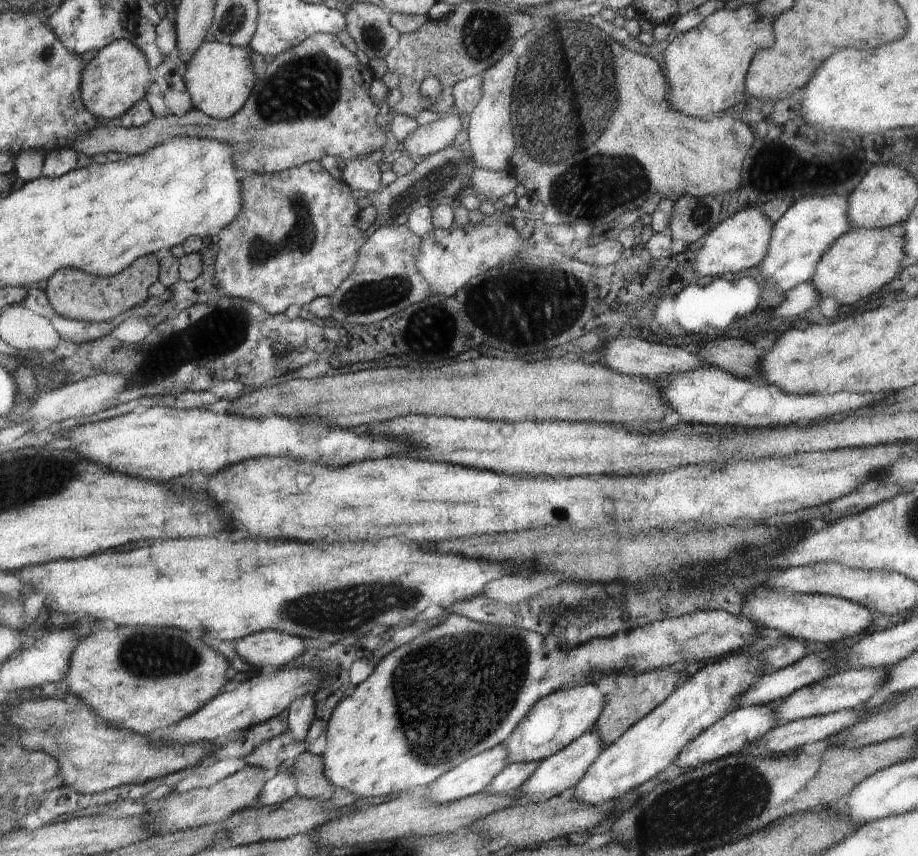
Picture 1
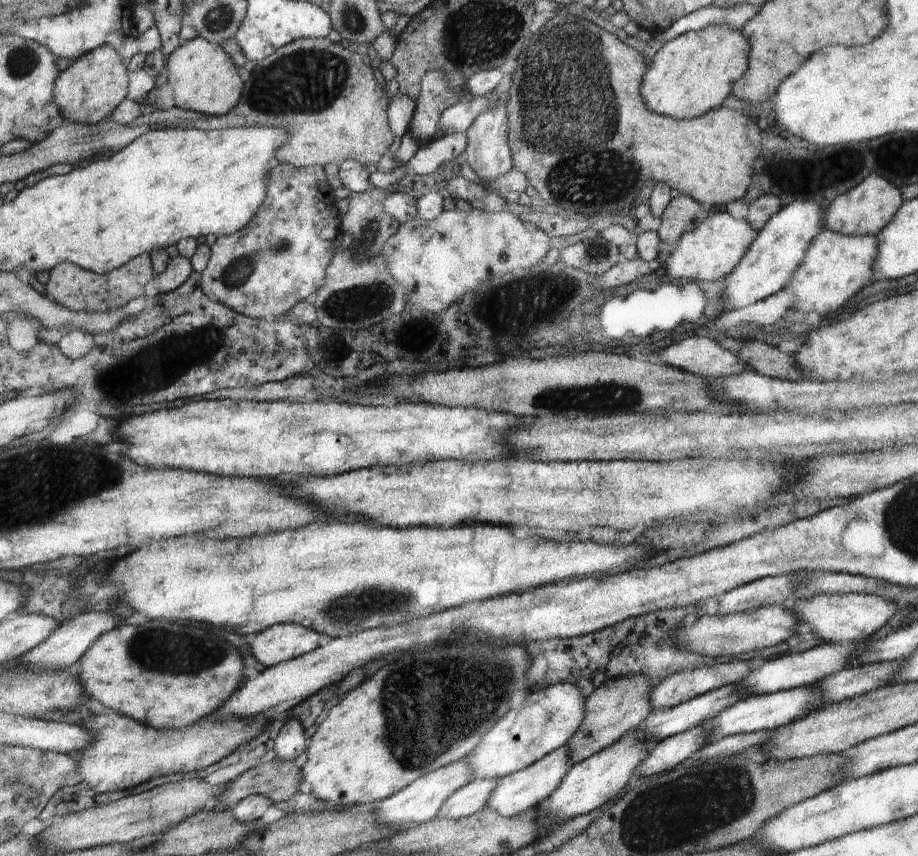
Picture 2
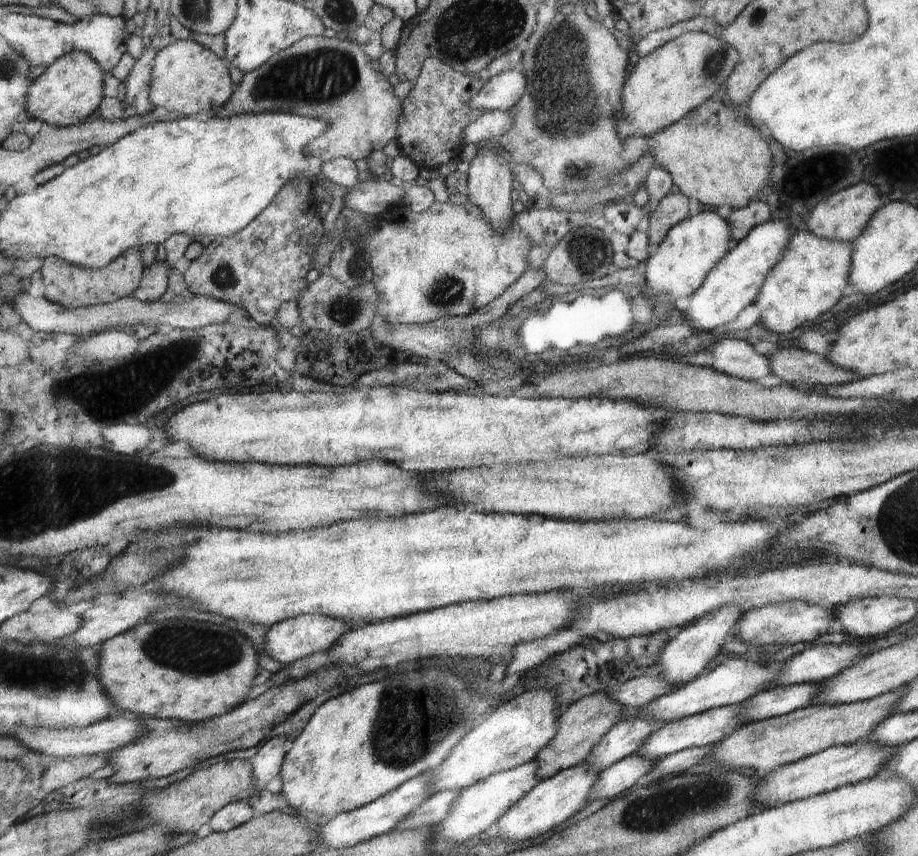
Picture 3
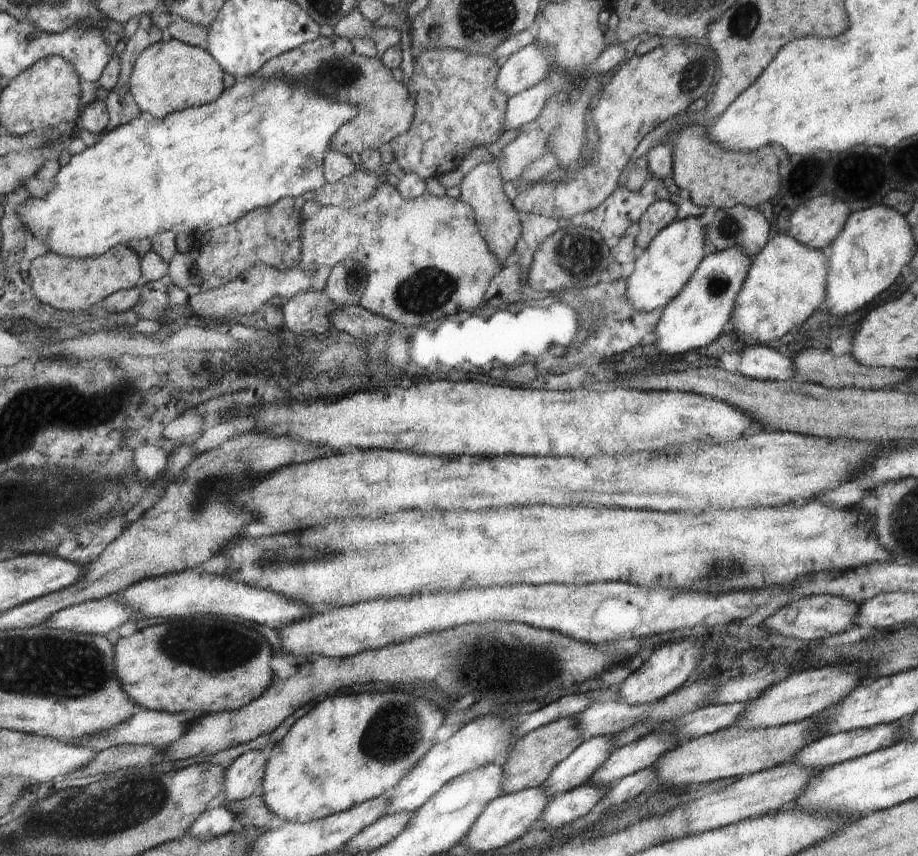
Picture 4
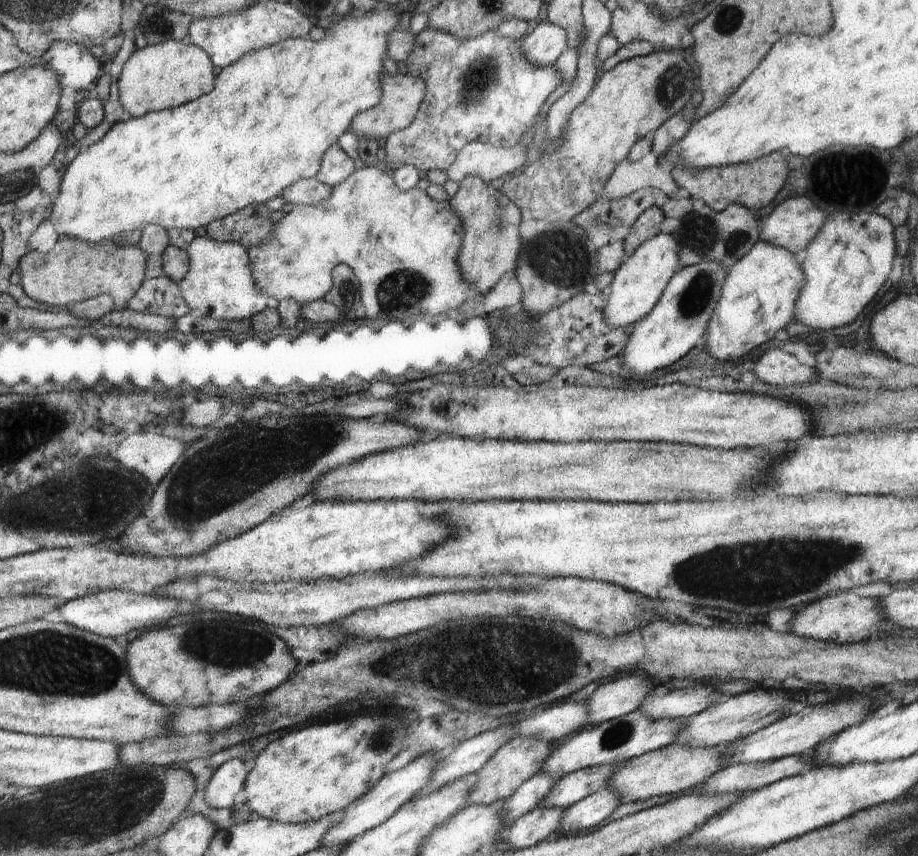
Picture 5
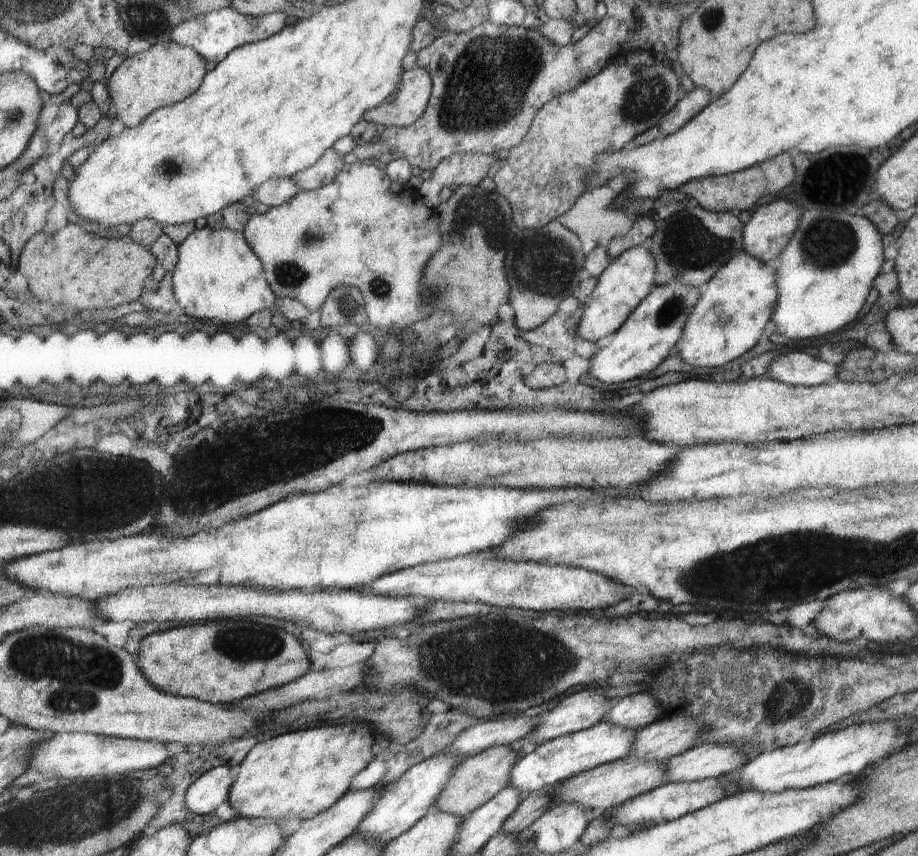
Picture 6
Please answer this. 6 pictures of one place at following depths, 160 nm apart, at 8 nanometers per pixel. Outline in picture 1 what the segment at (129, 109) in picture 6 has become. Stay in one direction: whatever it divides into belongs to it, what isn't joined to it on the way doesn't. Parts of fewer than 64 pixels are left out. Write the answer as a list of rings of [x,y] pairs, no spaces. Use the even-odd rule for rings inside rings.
[[[218,41],[205,42],[189,60],[184,76],[185,87],[191,96],[194,108],[209,117],[227,119],[242,110],[255,87],[255,72],[248,47],[233,47]]]

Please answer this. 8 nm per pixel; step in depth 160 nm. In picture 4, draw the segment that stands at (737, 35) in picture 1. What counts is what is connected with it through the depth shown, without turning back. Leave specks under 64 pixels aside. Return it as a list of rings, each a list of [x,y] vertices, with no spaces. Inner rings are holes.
[[[663,41],[655,49],[645,55],[640,54],[628,59],[613,71],[610,82],[603,86],[601,97],[597,104],[593,104],[590,123],[594,123],[600,136],[599,144],[594,150],[592,161],[581,170],[567,174],[567,178],[559,182],[544,182],[530,184],[530,188],[522,194],[518,194],[513,200],[515,207],[520,212],[536,213],[547,217],[568,220],[574,215],[582,215],[604,202],[619,186],[620,180],[624,178],[626,164],[636,150],[638,143],[659,124],[682,113],[686,106],[704,97],[704,92],[717,82],[716,70],[718,70],[717,52],[708,43],[700,41]]]

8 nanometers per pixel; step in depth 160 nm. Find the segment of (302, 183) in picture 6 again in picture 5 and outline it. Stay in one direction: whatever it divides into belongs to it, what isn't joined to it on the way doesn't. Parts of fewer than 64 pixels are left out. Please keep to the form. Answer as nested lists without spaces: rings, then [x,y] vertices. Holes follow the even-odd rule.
[[[334,144],[323,156],[322,166],[314,178],[318,182],[335,187],[343,183],[353,172],[354,162],[338,144]]]

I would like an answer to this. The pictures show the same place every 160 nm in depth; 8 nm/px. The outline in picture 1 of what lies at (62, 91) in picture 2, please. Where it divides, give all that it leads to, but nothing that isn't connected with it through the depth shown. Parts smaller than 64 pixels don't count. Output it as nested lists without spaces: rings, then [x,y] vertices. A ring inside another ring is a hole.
[[[115,40],[101,49],[93,60],[87,62],[87,67],[84,67],[83,103],[96,118],[121,118],[139,102],[140,98],[144,98],[150,82],[152,76],[148,72],[148,64],[142,51],[134,42]]]

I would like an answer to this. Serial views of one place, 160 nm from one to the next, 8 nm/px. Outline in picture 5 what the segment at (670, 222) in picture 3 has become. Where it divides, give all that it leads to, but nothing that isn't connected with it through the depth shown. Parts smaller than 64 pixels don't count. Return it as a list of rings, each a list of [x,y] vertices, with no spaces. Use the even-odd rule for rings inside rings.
[[[651,206],[642,212],[631,226],[630,234],[624,239],[625,258],[634,254],[648,239],[662,232],[664,219],[666,219],[665,214],[658,206]]]

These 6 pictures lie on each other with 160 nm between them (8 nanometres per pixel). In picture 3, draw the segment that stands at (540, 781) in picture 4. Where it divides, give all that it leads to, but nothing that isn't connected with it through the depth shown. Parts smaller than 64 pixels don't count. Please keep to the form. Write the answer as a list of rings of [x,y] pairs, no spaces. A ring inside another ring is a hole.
[[[600,691],[573,702],[559,716],[559,732],[555,738],[539,752],[536,760],[539,762],[539,778],[558,774],[567,768],[575,767],[588,760],[592,747],[599,744],[603,736],[620,722],[626,710],[616,699],[610,698],[605,691]]]

